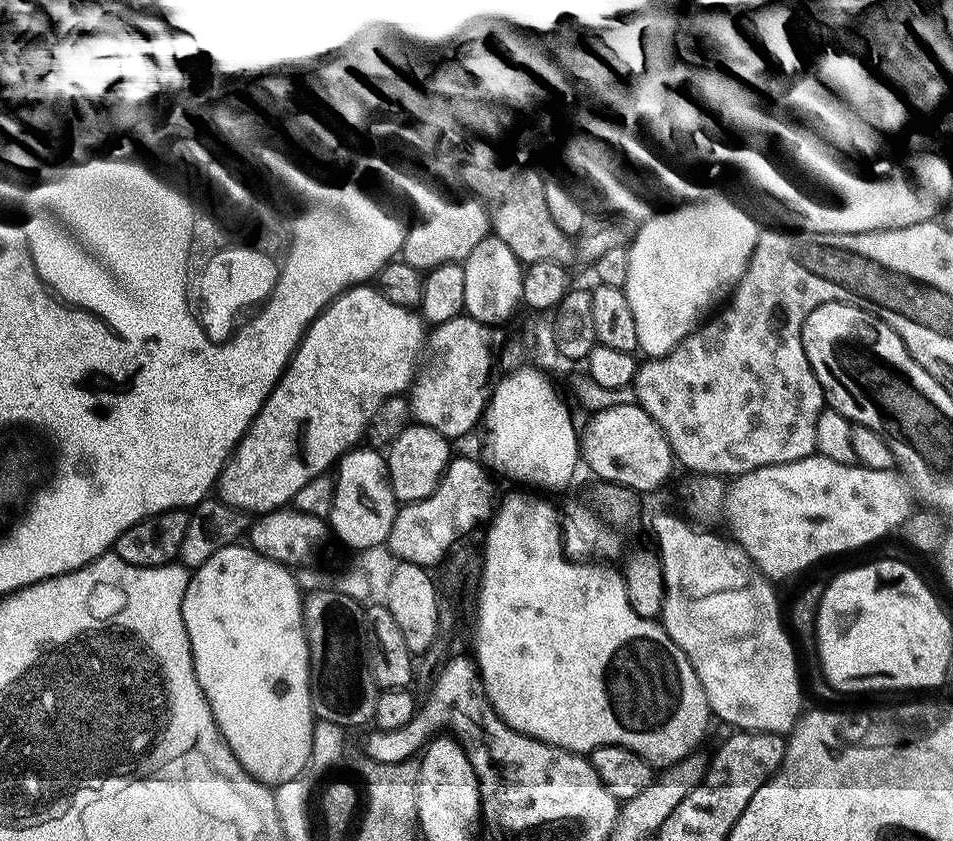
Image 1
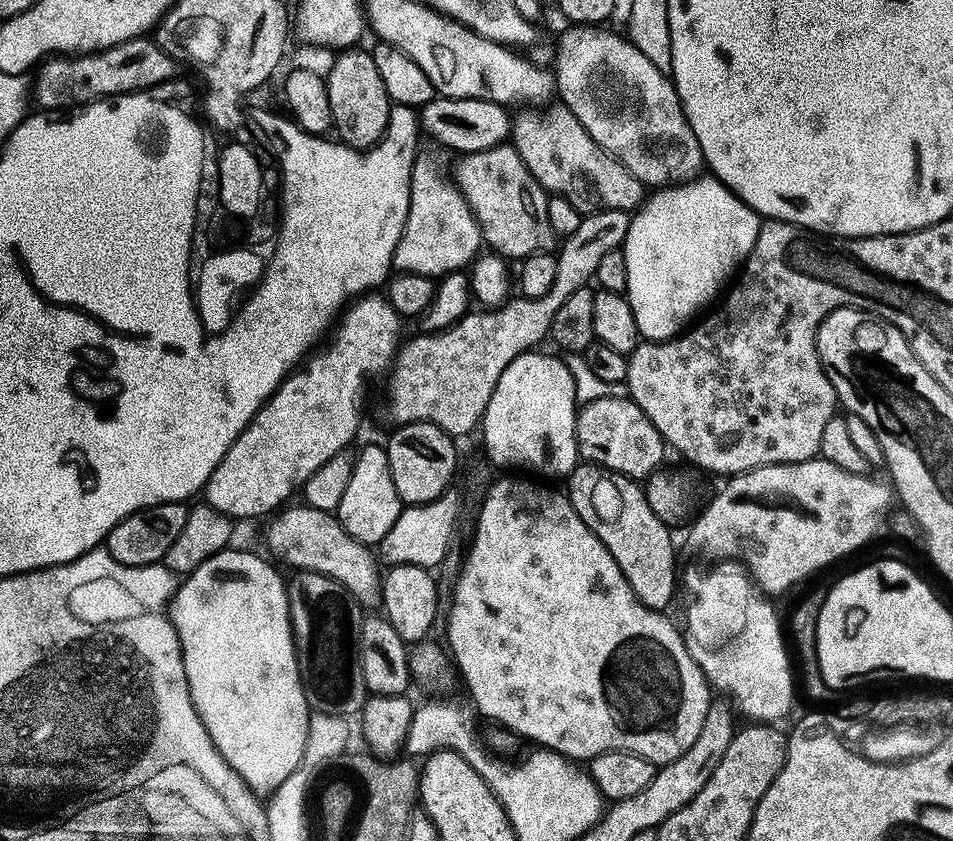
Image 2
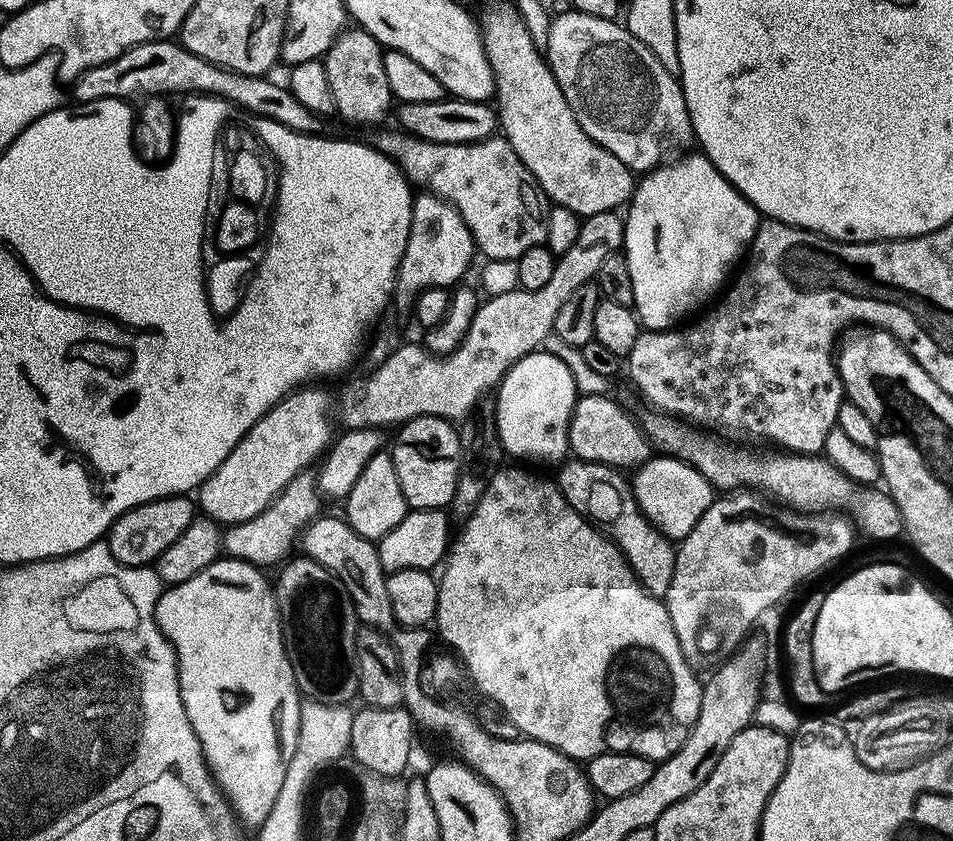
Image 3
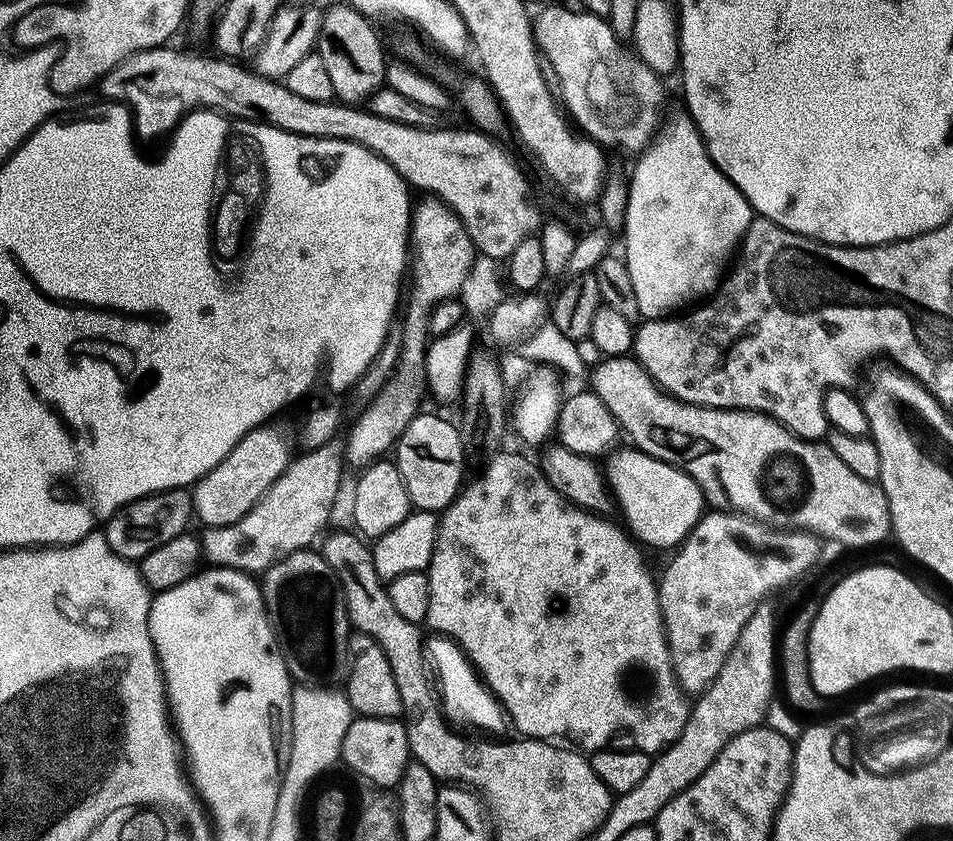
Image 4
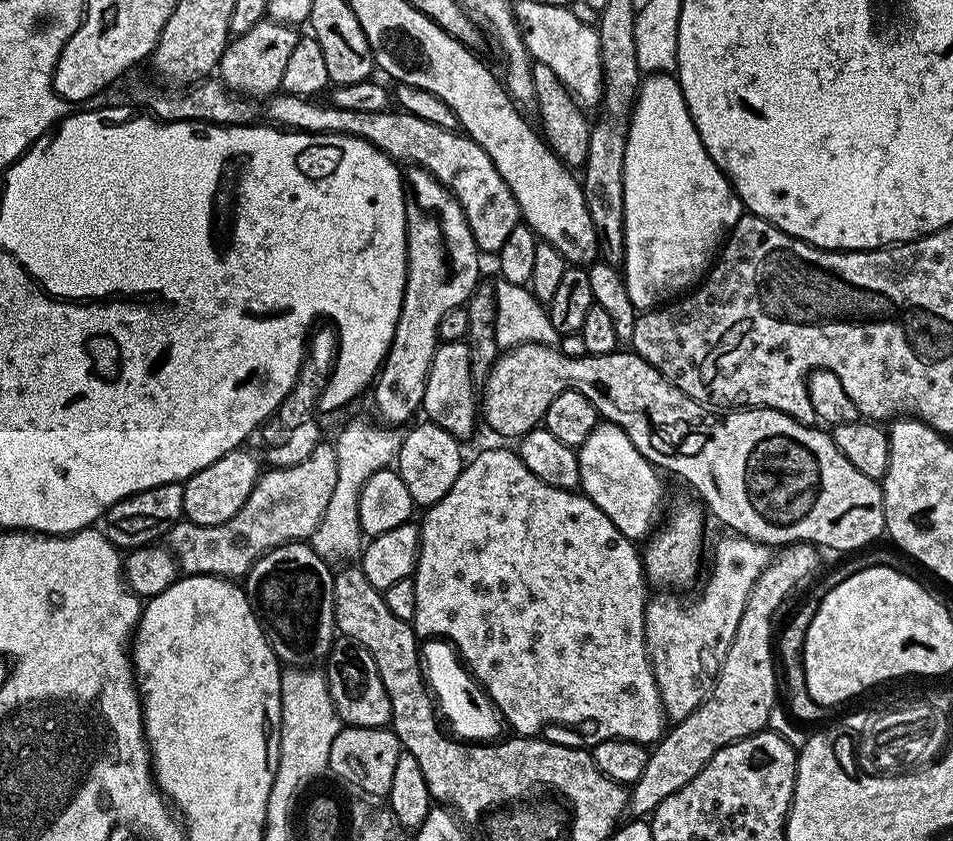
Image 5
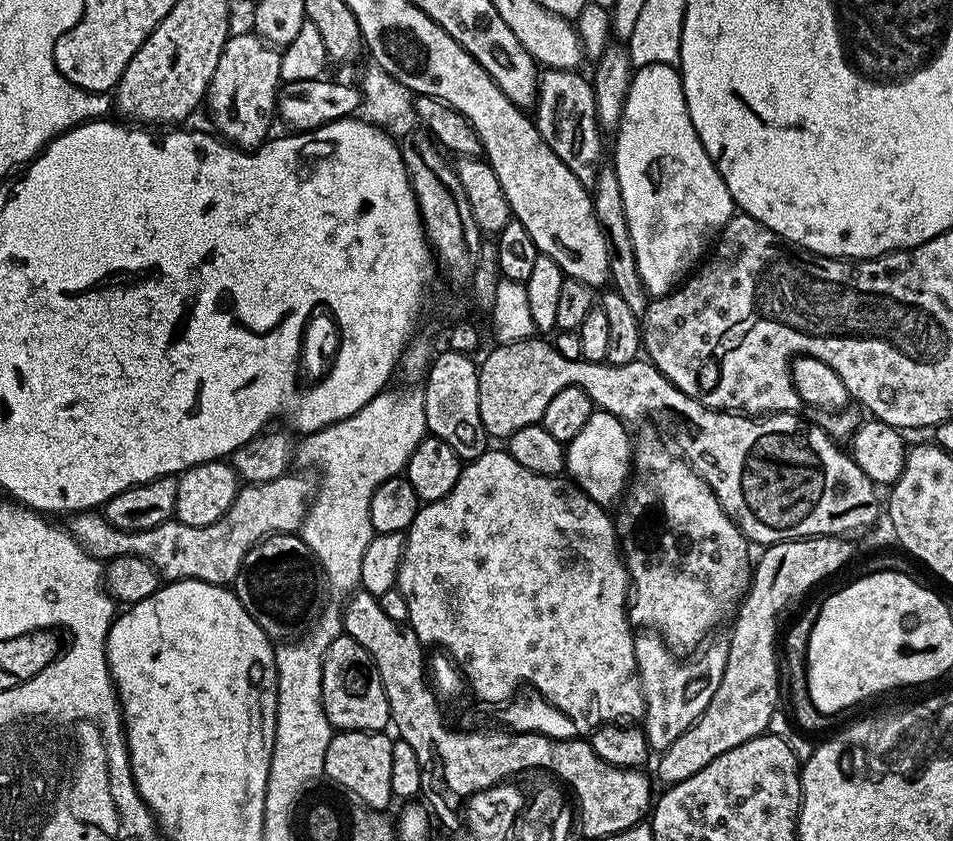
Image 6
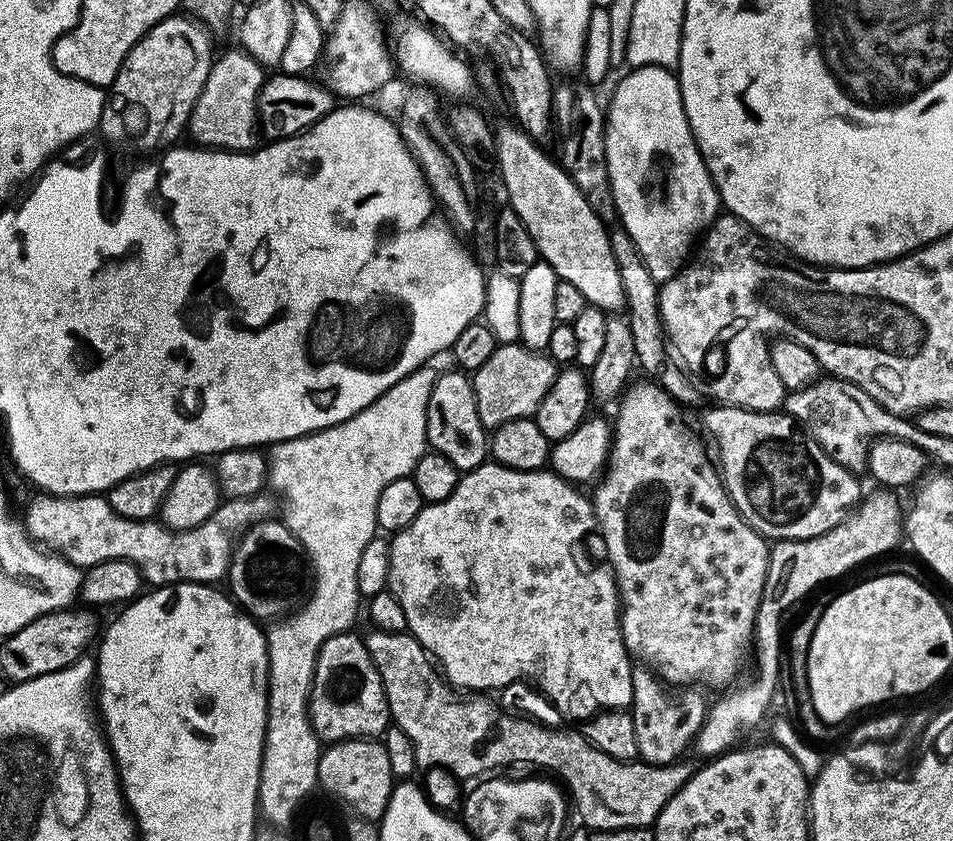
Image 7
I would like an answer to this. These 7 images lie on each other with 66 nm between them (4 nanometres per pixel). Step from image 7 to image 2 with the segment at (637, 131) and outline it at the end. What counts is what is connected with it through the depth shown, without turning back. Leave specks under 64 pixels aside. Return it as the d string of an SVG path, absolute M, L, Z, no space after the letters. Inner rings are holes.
M711 174L685 180L675 186L660 186L653 192L656 193L653 196L651 193L631 213L632 221L622 245L628 279L626 295L634 310L634 322L641 337L644 340L671 340L685 331L686 325L693 319L691 316L703 304L710 303L715 298L716 291L720 287L723 289L733 273L747 260L758 238L762 220L752 207Z

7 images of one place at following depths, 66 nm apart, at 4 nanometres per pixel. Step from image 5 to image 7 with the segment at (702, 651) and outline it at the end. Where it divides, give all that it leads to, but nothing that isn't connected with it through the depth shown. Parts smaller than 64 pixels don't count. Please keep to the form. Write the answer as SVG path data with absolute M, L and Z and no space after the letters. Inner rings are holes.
M633 667L630 715L634 722L634 738L638 742L638 756L643 763L671 764L679 761L687 748L689 751L706 715L704 696L696 688L699 687L669 686L651 667Z

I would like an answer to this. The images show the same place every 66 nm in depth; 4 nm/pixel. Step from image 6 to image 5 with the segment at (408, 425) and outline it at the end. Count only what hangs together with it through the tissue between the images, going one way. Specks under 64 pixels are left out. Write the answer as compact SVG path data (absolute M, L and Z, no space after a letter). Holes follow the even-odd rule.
M356 418L345 423L340 437L334 440L338 464L337 486L330 497L325 516L310 541L316 553L329 562L344 560L352 555L355 557L361 551L362 533L358 518L358 498L362 494L362 486L372 474L389 467L400 454L402 436L395 427L381 426L379 423L371 424L364 419Z

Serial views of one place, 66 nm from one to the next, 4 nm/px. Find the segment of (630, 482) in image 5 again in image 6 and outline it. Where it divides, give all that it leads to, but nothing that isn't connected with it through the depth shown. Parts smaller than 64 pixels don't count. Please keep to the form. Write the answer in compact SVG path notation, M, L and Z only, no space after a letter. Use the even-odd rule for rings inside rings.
M593 409L592 414L590 418L587 420L586 424L582 426L582 430L578 432L578 434L575 435L575 438L572 440L569 440L566 447L565 447L565 471L567 472L567 475L573 480L573 483L576 484L577 487L581 488L584 493L587 494L589 498L591 498L592 501L594 501L596 504L600 504L602 506L609 507L614 501L616 501L620 494L623 492L625 493L625 490L627 489L627 486L629 485L630 479L628 480L629 474L632 474L632 461L634 458L634 446L632 441L630 442L630 438L628 436L629 429L627 428L627 425L624 424L623 421L618 419L616 415L610 414L608 411L604 409Z

